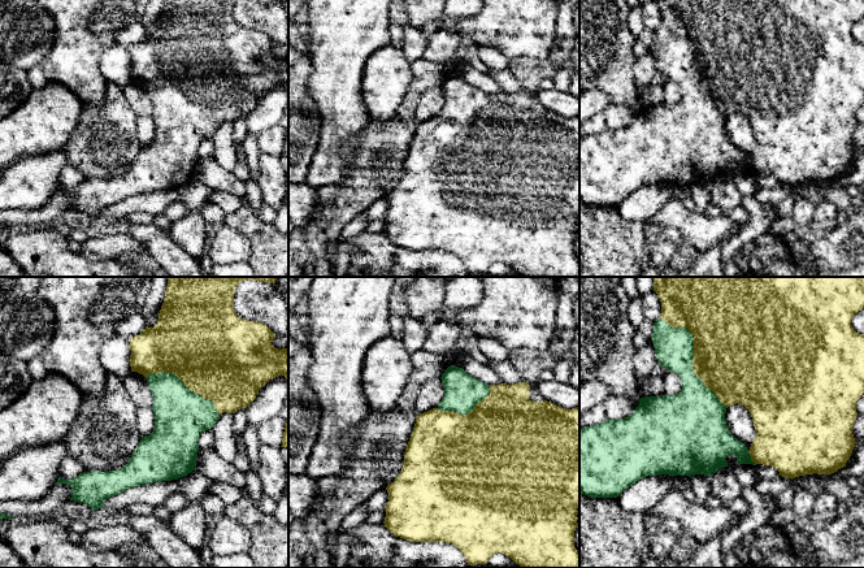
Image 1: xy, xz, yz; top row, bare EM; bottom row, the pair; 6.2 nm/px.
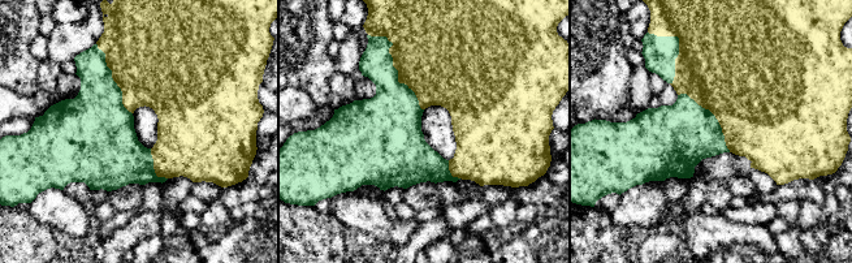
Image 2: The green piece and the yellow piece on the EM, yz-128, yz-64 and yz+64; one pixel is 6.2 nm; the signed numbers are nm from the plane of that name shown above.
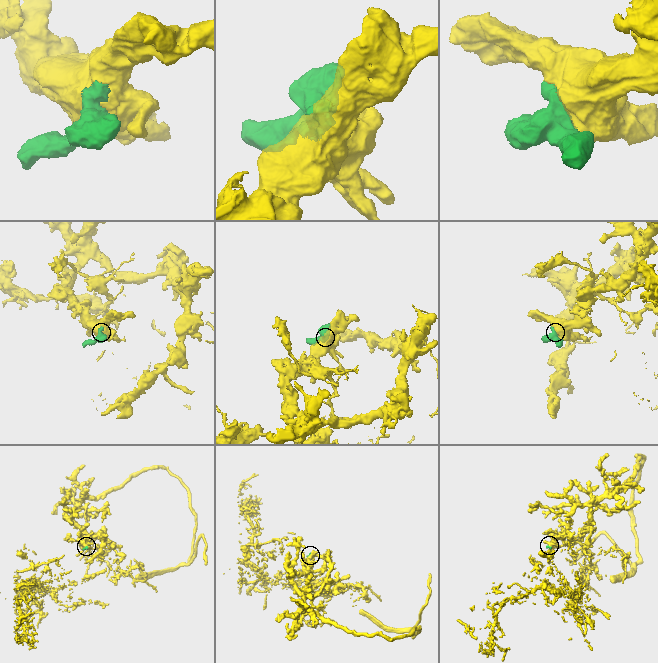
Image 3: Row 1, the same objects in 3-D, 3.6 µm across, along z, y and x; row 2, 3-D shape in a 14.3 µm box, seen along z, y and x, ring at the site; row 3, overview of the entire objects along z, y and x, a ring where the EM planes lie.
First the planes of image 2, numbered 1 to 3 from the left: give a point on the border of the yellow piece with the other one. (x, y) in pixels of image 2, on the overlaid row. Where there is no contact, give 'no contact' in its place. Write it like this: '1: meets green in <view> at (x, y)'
1: meets green in yz-128 at (112, 78)
2: meets green in yz-64 at (393, 67)
3: meets green in yz+64 at (678, 46)

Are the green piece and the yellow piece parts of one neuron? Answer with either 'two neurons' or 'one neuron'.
one neuron

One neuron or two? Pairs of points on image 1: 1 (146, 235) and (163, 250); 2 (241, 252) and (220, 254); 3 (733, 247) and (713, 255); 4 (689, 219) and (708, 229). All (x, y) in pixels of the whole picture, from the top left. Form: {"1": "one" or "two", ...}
{"1": "one", "2": "one", "3": "two", "4": "one"}

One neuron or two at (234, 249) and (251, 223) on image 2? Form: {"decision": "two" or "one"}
{"decision": "one"}

